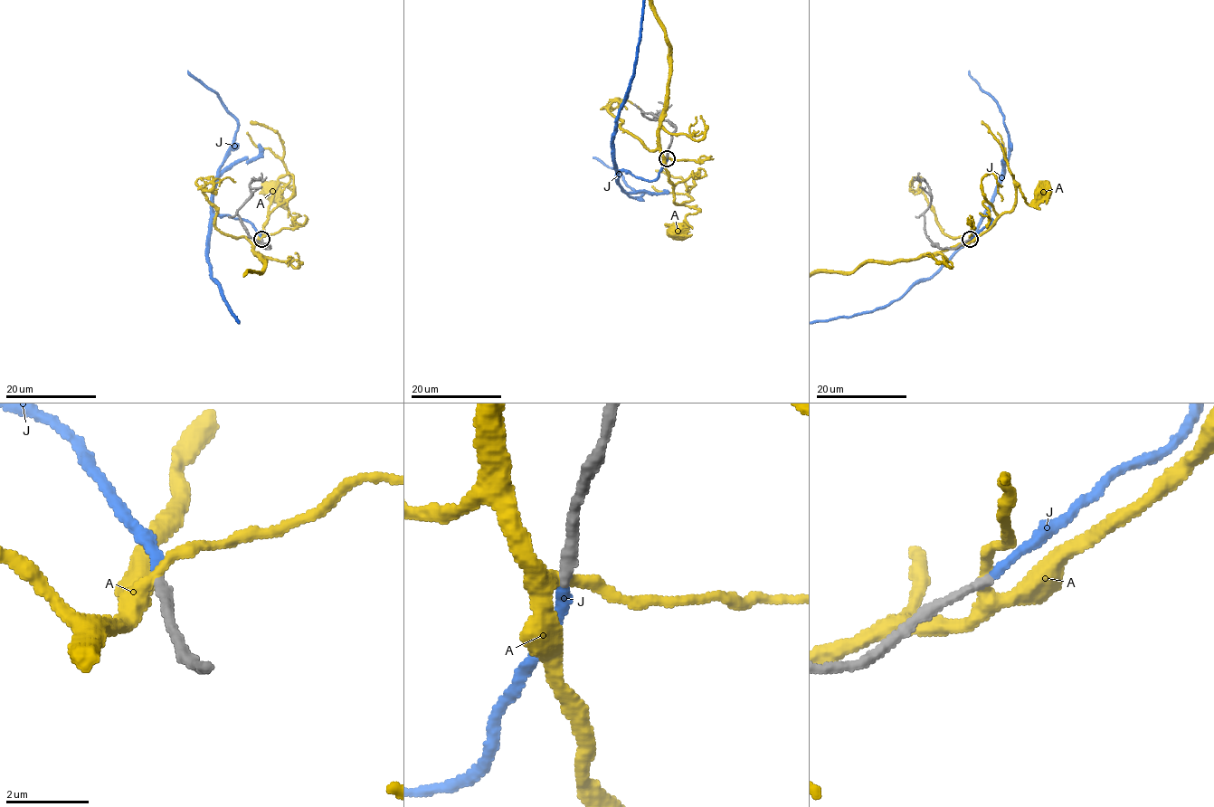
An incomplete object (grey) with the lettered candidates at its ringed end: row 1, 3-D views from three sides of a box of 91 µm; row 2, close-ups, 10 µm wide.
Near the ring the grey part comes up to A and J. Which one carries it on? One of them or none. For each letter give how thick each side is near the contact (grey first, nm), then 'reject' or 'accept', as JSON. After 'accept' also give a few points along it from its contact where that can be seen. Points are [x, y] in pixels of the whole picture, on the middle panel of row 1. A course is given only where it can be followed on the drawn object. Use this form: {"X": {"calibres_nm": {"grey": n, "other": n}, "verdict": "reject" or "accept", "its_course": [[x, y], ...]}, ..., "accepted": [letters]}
{"A": {"calibres_nm": {"grey": 260, "other": 300}, "verdict": "reject"}, "J": {"calibres_nm": {"grey": 240, "other": 240}, "verdict": "accept", "its_course": [[667, 158], [652, 181], [621, 171], [613, 131], [643, 16]]}, "accepted": ["J"]}

